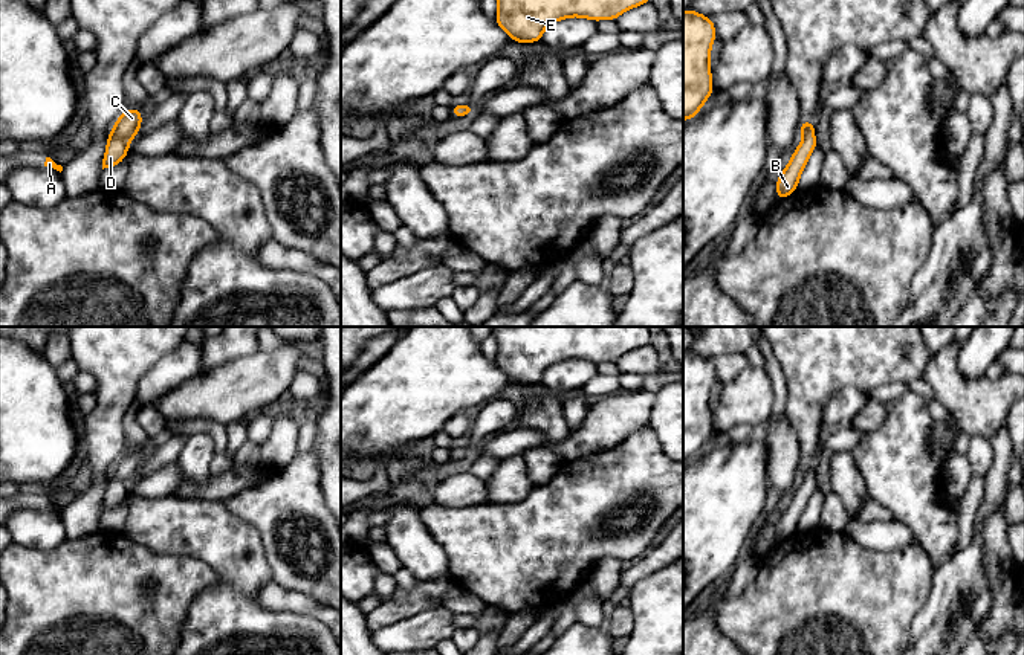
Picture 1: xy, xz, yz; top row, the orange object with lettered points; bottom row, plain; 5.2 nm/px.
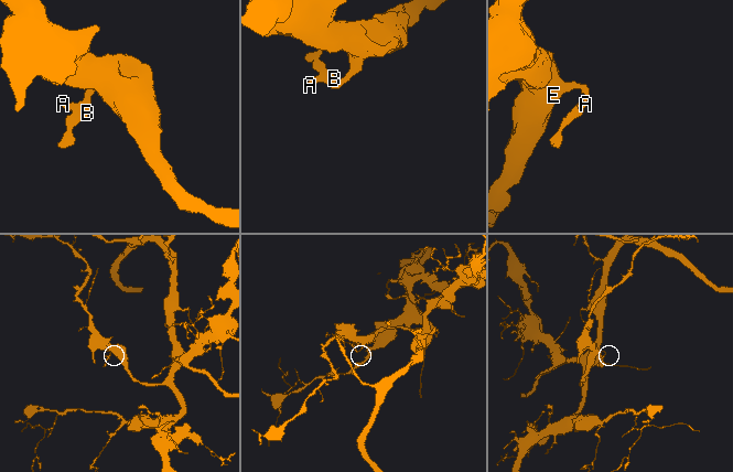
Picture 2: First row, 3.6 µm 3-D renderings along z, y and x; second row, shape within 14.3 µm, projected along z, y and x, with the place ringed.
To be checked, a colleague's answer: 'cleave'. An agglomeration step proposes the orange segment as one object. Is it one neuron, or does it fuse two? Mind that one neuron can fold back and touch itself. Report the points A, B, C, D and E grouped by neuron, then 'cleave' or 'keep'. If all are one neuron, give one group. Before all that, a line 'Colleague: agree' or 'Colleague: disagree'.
Colleague: disagree
A B C D E; keep

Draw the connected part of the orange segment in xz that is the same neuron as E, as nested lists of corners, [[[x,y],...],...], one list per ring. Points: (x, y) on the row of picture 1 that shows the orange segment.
[[[497,0],[495,20],[509,34],[512,41],[541,43],[541,35],[547,26],[569,17],[582,17],[593,21],[616,20],[627,9],[637,8],[650,0]]]

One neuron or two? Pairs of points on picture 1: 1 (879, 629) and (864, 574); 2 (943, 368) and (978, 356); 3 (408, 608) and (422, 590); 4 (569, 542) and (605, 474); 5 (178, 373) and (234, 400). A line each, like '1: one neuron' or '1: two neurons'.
1: one neuron
2: two neurons
3: one neuron
4: one neuron
5: two neurons

